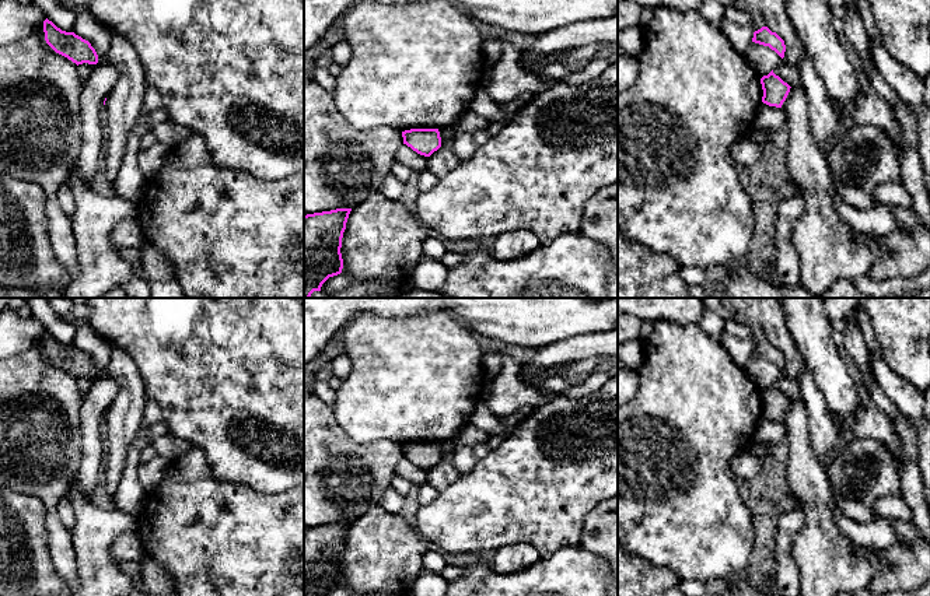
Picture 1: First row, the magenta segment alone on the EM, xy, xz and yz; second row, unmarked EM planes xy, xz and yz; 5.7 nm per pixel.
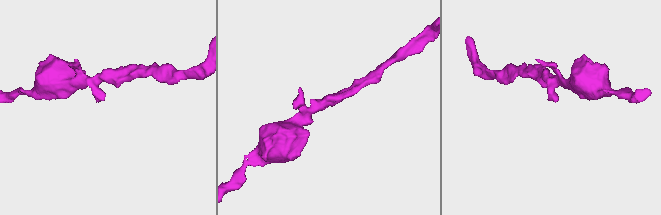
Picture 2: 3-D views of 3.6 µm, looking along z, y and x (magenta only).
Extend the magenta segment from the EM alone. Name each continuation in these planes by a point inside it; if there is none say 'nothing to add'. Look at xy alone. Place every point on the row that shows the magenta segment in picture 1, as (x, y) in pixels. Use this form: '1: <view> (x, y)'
nothing to add

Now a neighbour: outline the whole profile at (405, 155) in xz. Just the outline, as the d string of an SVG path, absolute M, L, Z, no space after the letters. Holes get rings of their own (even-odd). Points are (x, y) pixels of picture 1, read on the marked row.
M402 144L396 151L396 162L410 168L412 171L422 171L427 166L429 157L420 155L406 144Z

